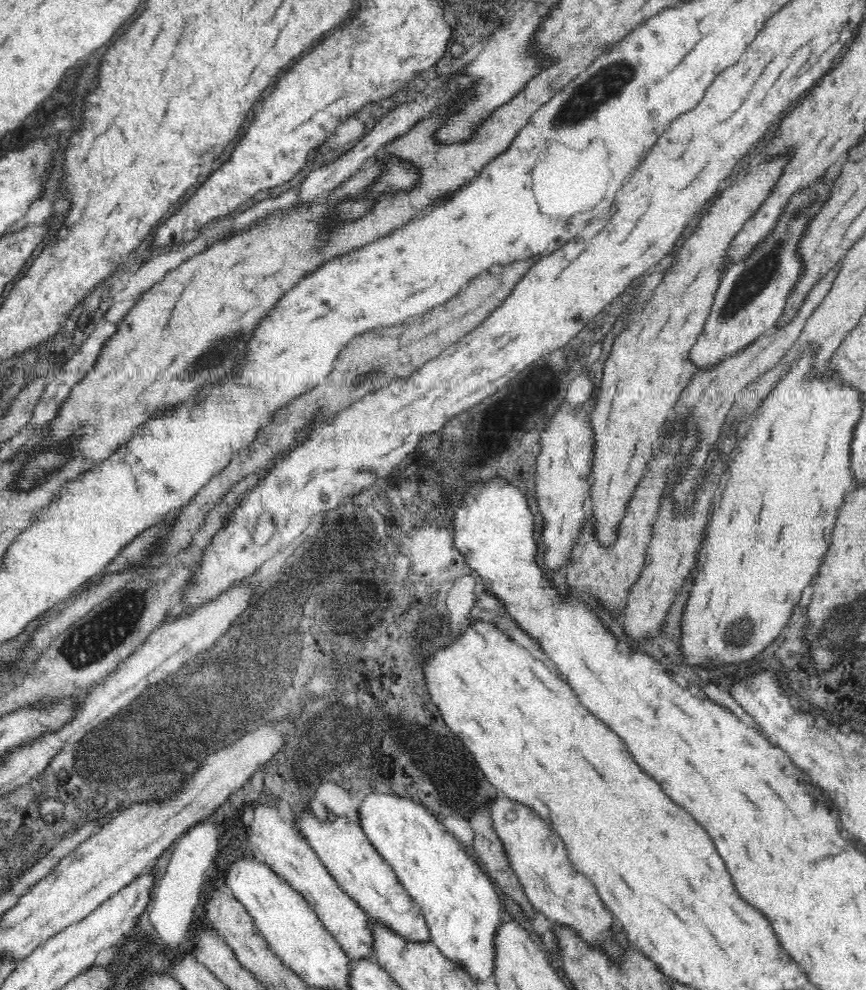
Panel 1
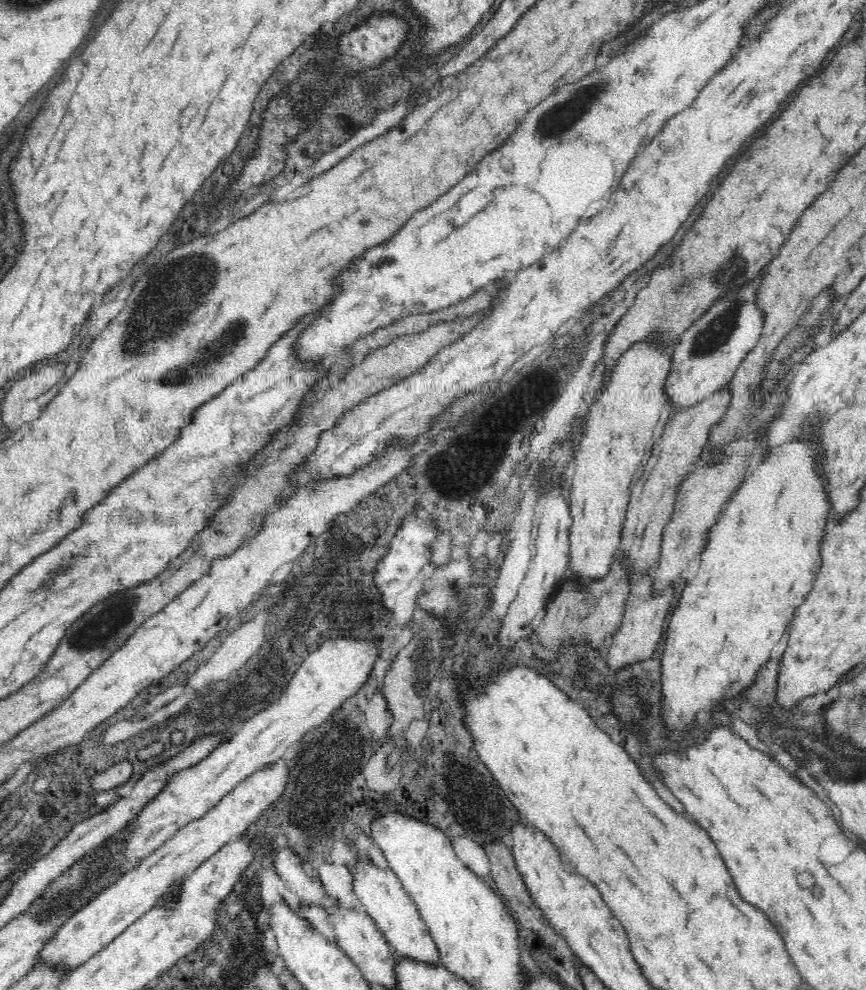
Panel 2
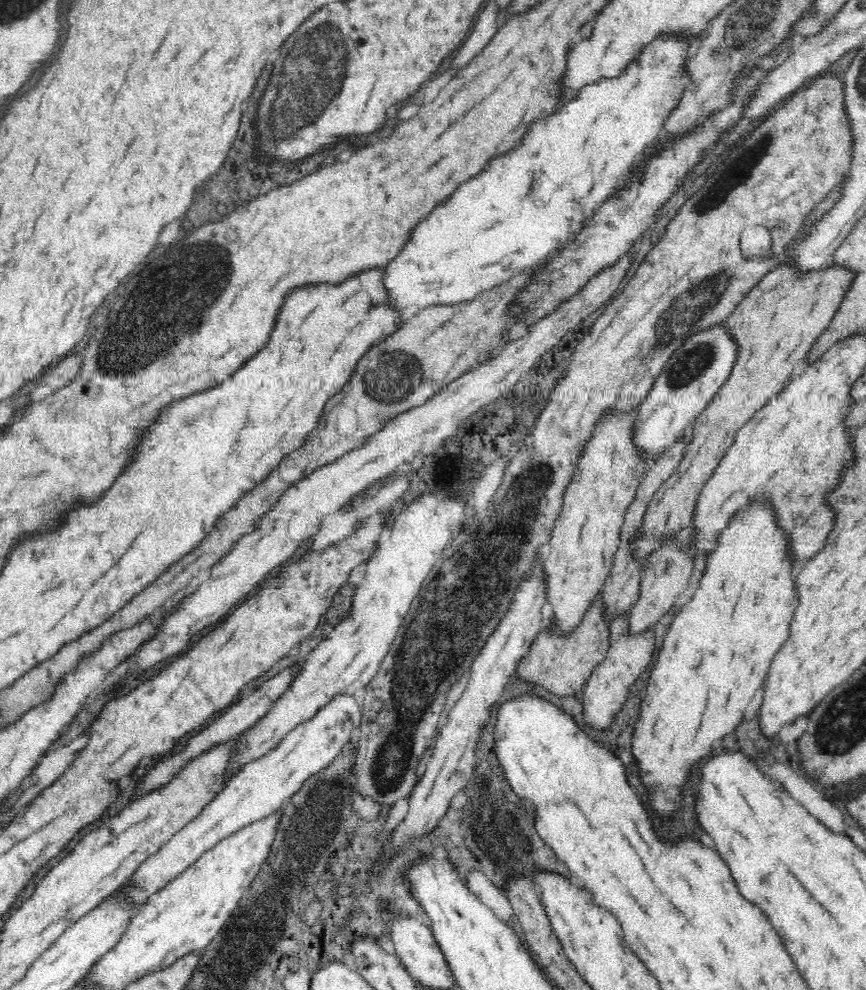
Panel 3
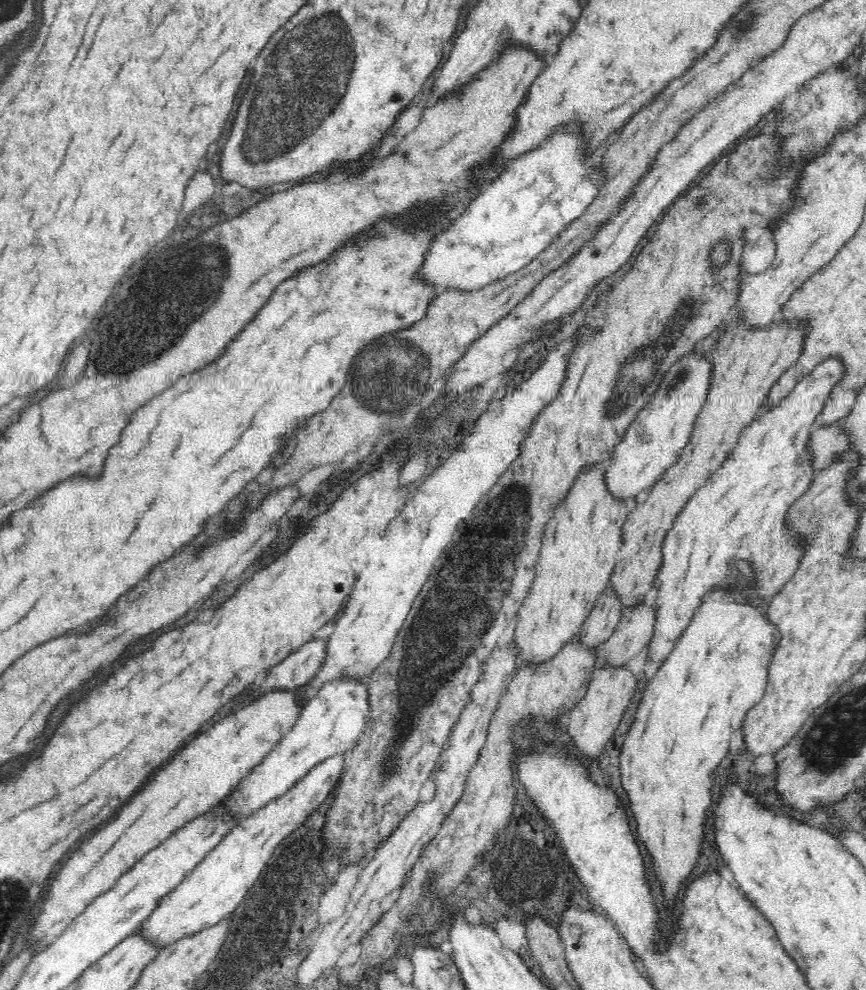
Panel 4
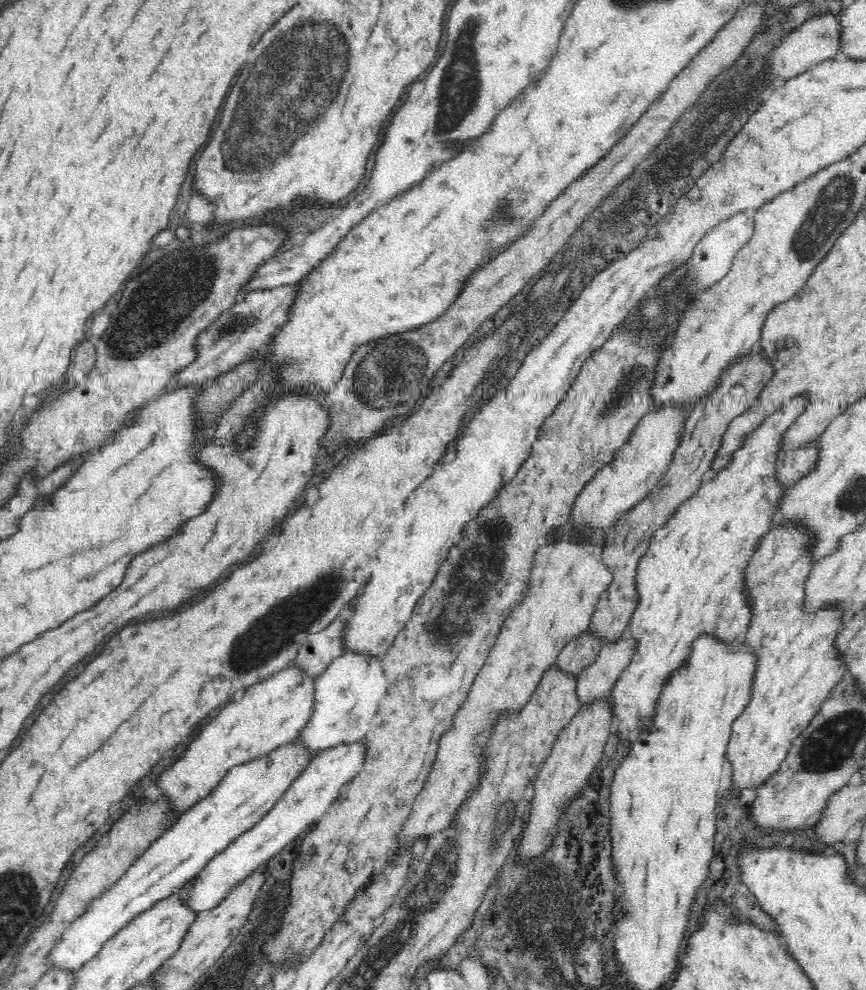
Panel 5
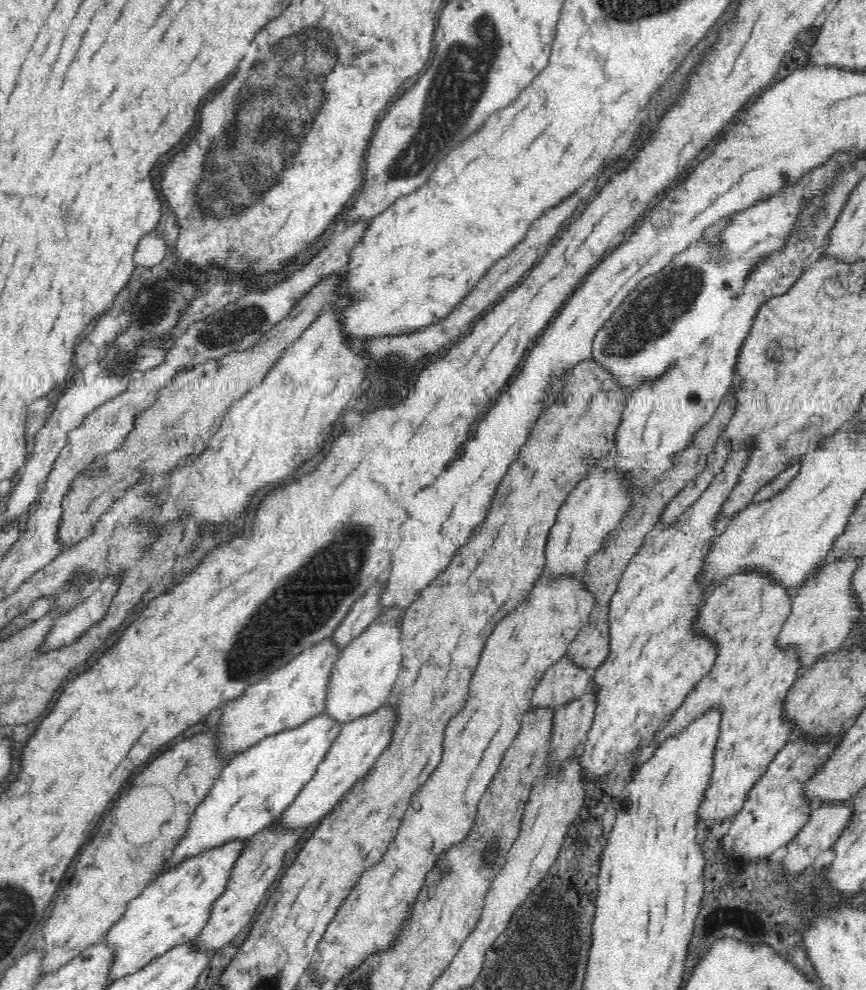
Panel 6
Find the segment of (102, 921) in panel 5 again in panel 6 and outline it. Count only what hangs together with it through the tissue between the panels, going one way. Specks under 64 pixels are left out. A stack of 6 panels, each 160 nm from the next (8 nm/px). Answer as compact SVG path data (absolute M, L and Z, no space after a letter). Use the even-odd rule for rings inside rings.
M324 710L305 720L300 726L265 736L236 754L216 780L206 800L192 814L188 834L172 850L172 855L168 856L168 867L208 847L215 847L232 839L247 839L274 821L314 778L320 762L340 736L344 725L343 721Z

